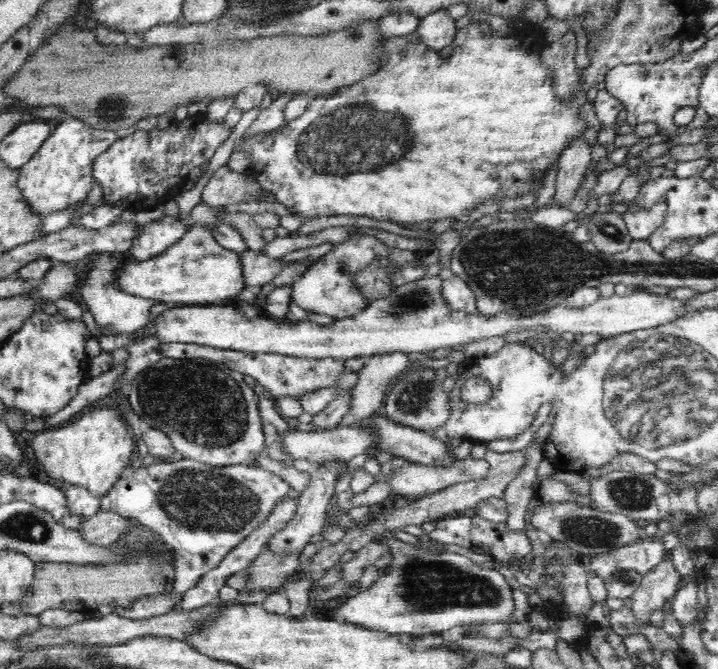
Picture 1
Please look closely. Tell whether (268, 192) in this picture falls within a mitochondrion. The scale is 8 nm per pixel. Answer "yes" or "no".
no

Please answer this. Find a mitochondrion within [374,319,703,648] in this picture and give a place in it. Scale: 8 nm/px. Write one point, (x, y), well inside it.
(425, 587)

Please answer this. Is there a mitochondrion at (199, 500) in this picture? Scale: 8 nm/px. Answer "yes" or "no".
yes

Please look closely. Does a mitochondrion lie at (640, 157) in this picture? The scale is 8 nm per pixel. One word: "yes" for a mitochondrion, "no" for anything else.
no

